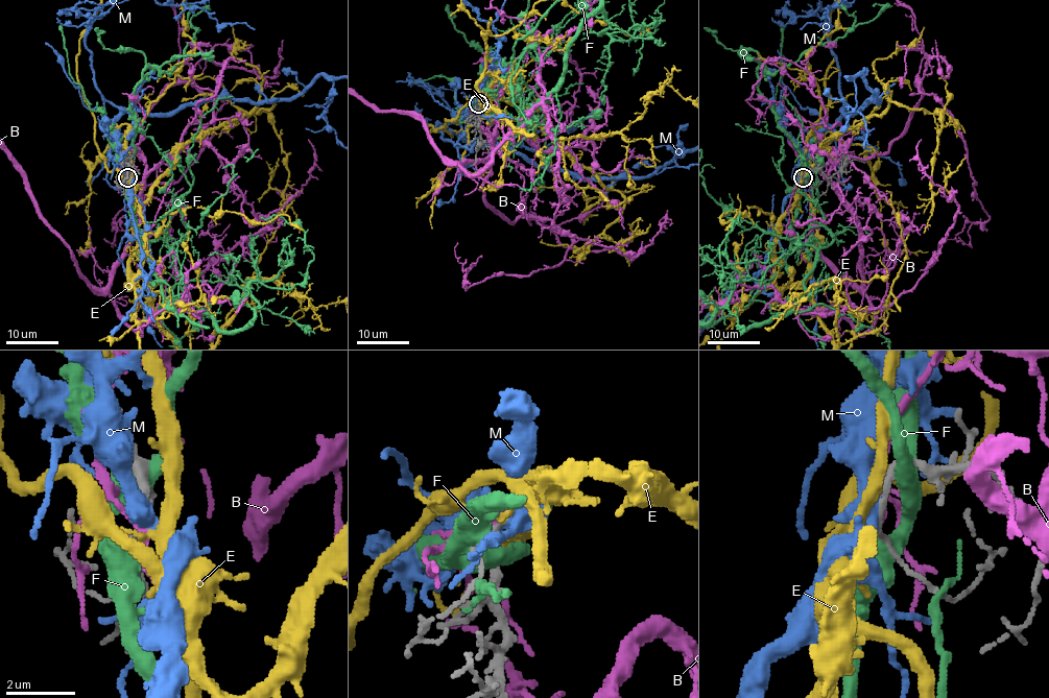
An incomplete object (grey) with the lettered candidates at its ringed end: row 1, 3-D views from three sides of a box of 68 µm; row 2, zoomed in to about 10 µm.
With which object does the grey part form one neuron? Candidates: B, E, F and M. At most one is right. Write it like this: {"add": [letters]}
{"add": ["E"]}

